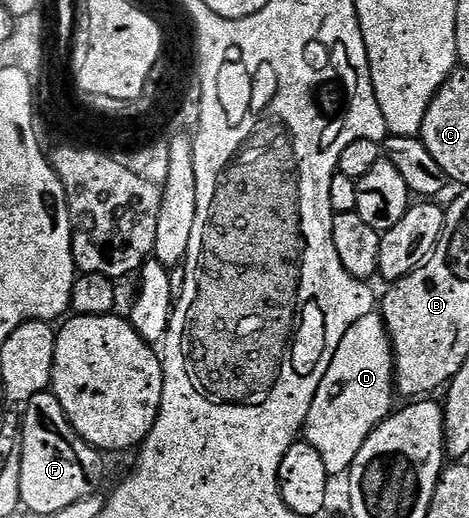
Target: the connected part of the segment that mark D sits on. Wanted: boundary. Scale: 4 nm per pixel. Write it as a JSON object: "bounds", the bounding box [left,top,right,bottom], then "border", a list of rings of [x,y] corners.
{"bounds":[306,313,394,476],"border":[[[373,313],[362,317],[342,337],[342,345],[338,345],[339,354],[328,379],[320,390],[319,399],[315,401],[315,407],[308,414],[306,424],[306,439],[322,457],[329,476],[343,476],[352,466],[352,462],[358,457],[362,445],[368,440],[369,435],[388,418],[392,407],[392,391],[394,395],[394,352],[392,341],[384,320],[379,314]]]}

